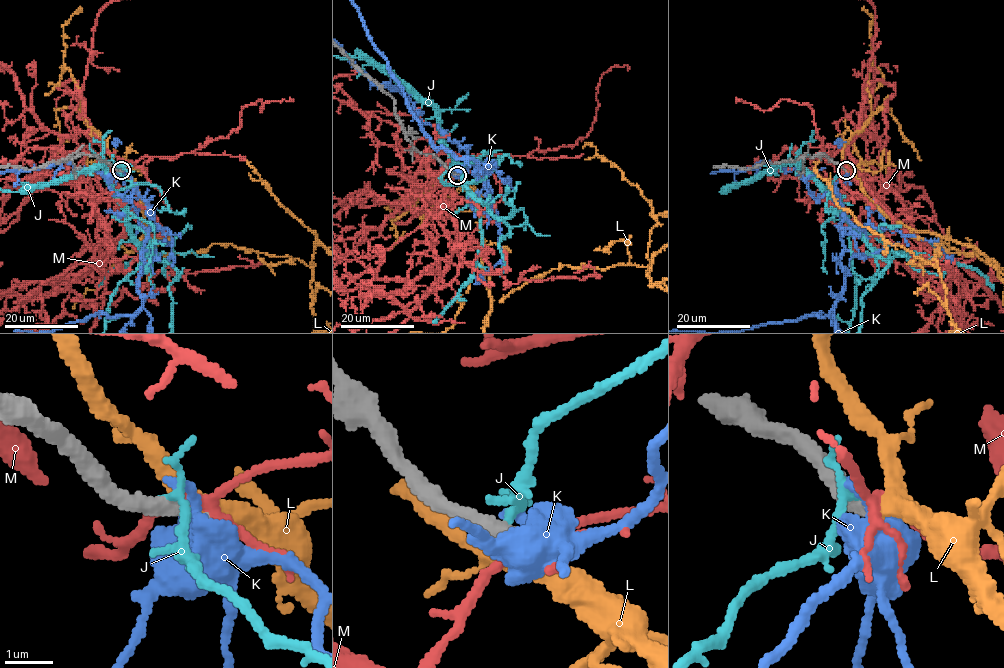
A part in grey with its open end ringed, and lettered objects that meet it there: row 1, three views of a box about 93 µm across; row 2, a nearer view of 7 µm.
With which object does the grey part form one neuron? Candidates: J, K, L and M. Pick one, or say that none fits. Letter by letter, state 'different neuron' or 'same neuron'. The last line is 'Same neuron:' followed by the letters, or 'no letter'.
J: different neuron
K: different neuron
L: same neuron
M: different neuron
Same neuron: L

